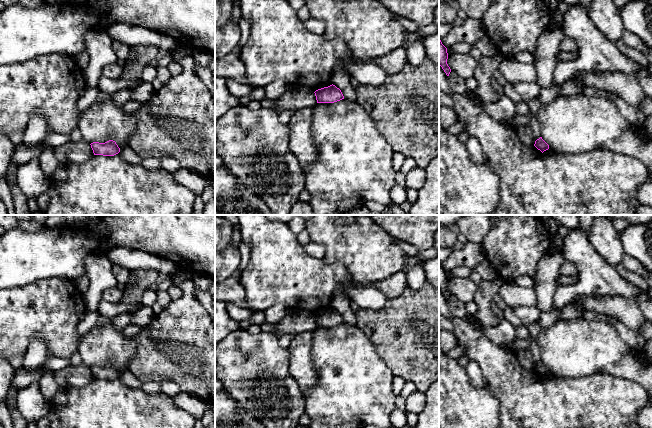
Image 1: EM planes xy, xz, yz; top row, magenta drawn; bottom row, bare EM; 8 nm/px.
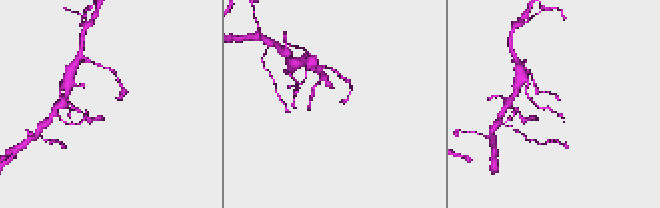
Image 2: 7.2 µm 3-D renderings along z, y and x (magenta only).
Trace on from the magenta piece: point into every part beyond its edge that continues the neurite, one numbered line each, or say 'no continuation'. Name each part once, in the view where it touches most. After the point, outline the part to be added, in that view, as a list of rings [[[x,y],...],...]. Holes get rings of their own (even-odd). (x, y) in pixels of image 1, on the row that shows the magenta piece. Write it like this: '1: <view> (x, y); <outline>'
no continuation

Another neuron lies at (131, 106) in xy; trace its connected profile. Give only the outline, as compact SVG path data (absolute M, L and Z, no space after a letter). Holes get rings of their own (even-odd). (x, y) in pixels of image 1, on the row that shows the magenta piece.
M131 99L123 105L123 110L127 114L133 114L141 105L142 105L141 102Z

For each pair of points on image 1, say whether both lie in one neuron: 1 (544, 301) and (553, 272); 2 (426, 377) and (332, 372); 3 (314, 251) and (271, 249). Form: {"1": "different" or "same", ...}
{"1": "same", "2": "different", "3": "different"}

